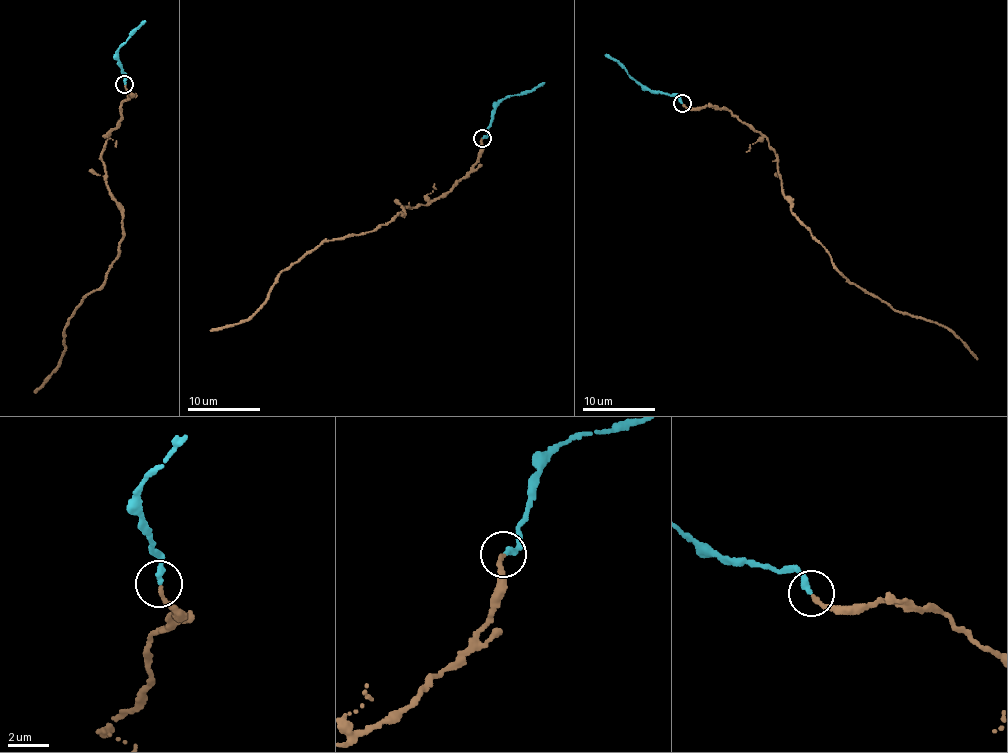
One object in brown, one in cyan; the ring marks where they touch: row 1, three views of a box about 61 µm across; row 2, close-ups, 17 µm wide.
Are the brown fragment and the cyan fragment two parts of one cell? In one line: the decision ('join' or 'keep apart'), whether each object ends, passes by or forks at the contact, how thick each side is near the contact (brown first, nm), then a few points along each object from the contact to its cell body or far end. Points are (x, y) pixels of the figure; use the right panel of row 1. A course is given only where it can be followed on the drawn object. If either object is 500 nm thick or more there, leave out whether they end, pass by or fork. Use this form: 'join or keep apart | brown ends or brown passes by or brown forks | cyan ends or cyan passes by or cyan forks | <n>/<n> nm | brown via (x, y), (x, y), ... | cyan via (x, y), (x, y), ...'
join | brown ends | cyan ends | 220/300 nm | brown via (683, 103), (688, 108), (727, 109), (769, 141), (792, 214), (839, 272), (893, 309), (941, 323), (978, 359) | cyan via (682, 104), (676, 95), (651, 93), (632, 78), (624, 67), (605, 54)

